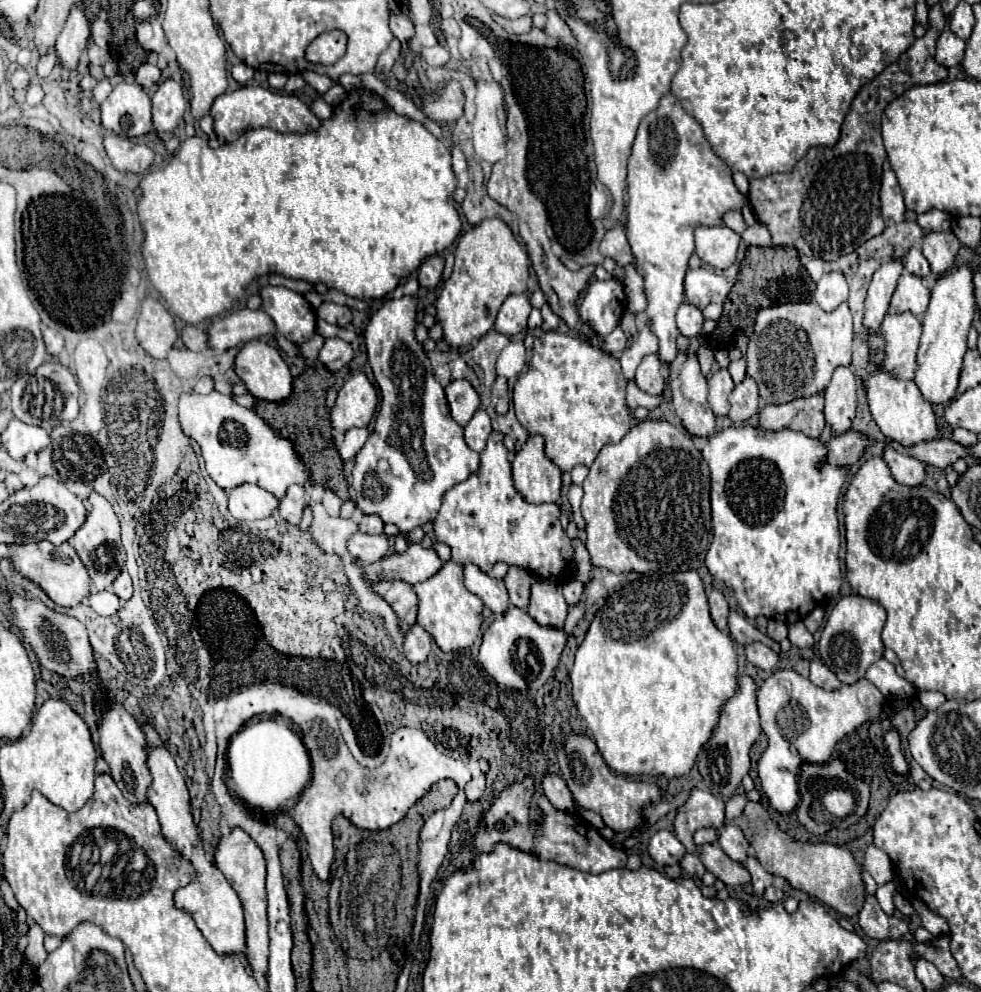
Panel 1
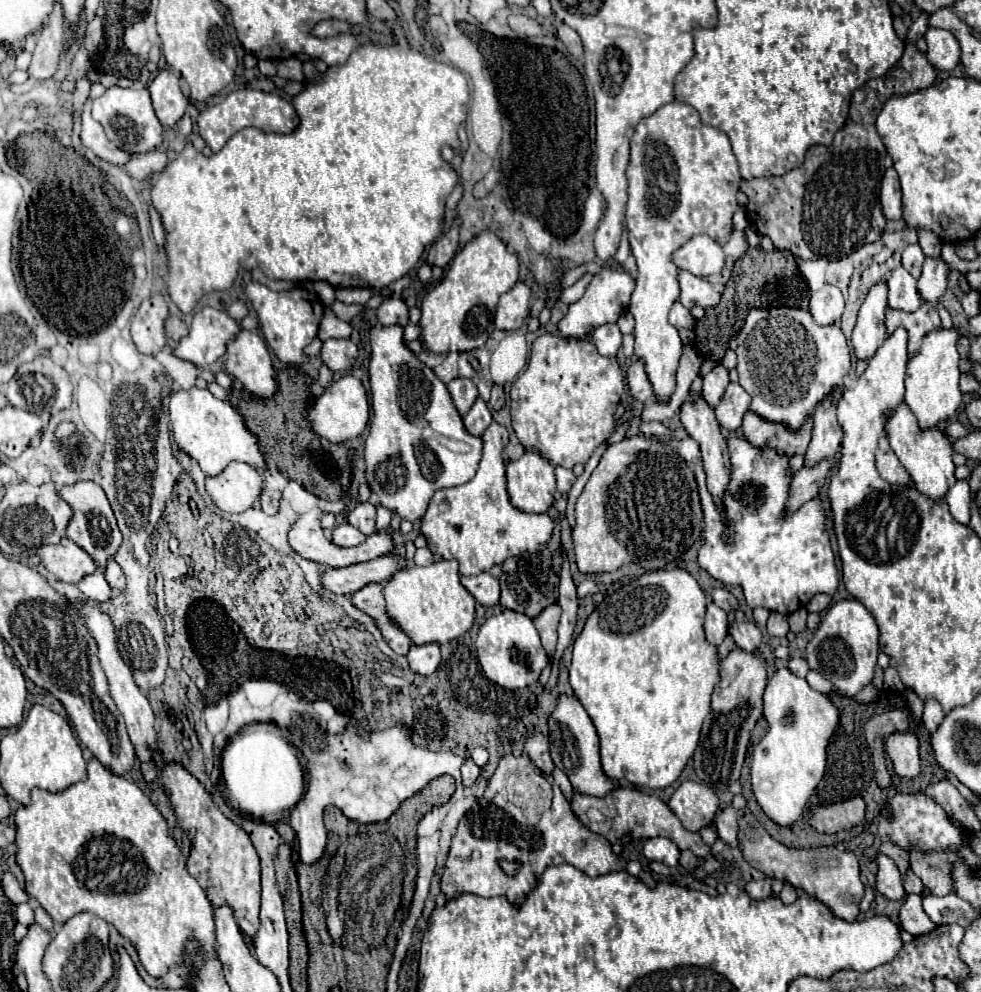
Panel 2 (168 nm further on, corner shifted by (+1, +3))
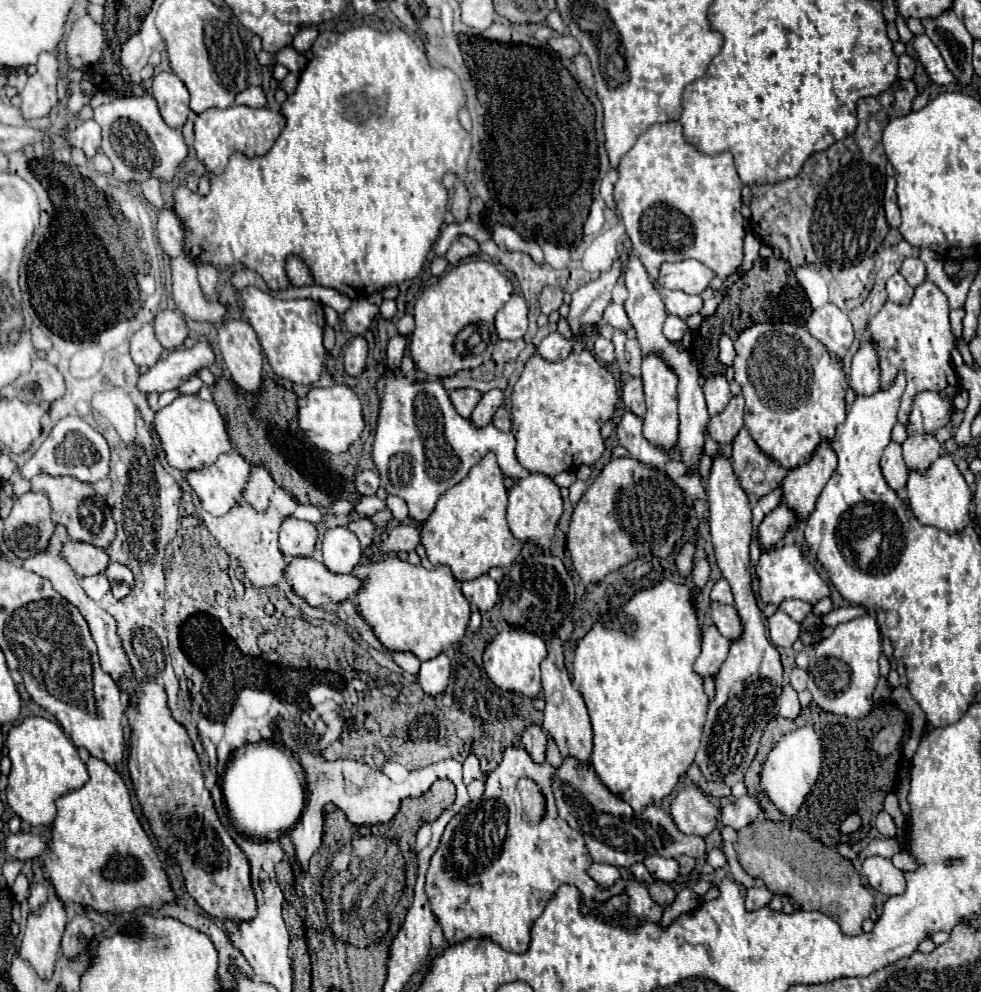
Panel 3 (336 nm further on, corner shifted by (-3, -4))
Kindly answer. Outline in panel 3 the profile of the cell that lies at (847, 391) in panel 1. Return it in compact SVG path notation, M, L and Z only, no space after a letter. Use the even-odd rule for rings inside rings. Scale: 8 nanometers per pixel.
M824 441L814 451L812 459L788 473L788 477L782 481L784 497L782 501L794 509L798 519L804 519L812 513L816 507L816 499L822 493L824 485L832 477L836 469L836 453L832 451L830 443Z

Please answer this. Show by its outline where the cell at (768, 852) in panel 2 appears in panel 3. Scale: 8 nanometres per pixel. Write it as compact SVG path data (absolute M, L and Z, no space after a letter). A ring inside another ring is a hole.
M754 821L738 831L738 859L740 859L740 865L744 867L744 871L756 879L762 879L772 893L792 897L794 901L798 901L802 905L802 909L816 909L816 911L828 913L828 917L838 921L840 929L848 935L862 933L862 921L866 917L870 917L874 897L862 885L860 873L854 869L854 865L848 859L844 859L840 853L828 849L826 845L814 841L808 833L804 833L796 827L774 823L774 821Z

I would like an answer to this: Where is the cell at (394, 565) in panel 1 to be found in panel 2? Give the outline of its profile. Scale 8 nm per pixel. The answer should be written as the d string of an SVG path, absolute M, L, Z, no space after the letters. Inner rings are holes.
M380 556L370 562L352 564L346 568L322 568L322 588L334 594L354 594L370 582L384 584L394 572L404 566L404 558Z

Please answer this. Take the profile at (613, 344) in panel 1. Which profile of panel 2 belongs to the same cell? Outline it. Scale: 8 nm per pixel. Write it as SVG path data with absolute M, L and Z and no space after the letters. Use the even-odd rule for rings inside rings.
M604 324L592 332L592 340L602 356L612 358L622 346L622 332L618 330L618 324Z

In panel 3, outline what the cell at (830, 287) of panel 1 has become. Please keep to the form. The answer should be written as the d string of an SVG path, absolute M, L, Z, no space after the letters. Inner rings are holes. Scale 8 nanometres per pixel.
M832 303L814 309L806 327L818 341L828 347L836 359L842 359L854 341L854 331L848 315Z

